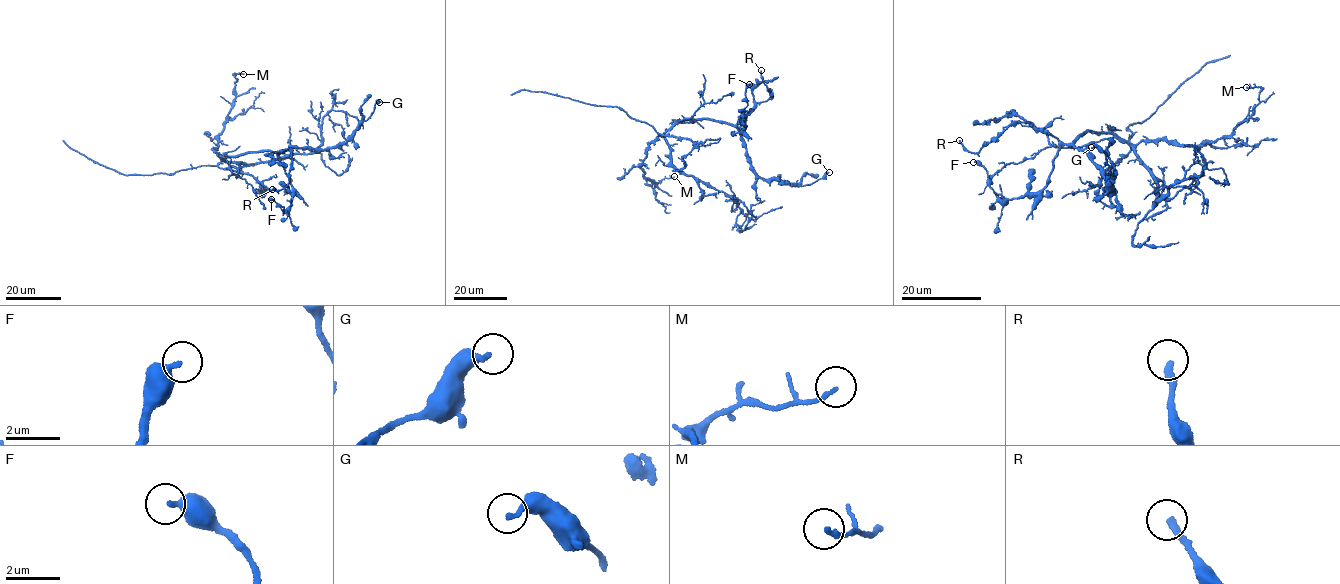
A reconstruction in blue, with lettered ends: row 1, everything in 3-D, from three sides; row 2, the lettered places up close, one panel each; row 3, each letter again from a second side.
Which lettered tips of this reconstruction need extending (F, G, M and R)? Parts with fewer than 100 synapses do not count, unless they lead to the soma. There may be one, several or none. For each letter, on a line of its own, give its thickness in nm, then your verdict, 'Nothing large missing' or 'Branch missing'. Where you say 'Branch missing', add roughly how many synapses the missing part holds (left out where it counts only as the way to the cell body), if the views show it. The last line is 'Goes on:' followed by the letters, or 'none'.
F: Thickness 340 nm. Nothing large missing
G: Thickness 190 nm. Nothing large missing
M: Thickness 160 nm. Nothing large missing
R: Thickness 240 nm. Nothing large missing
Goes on: none

